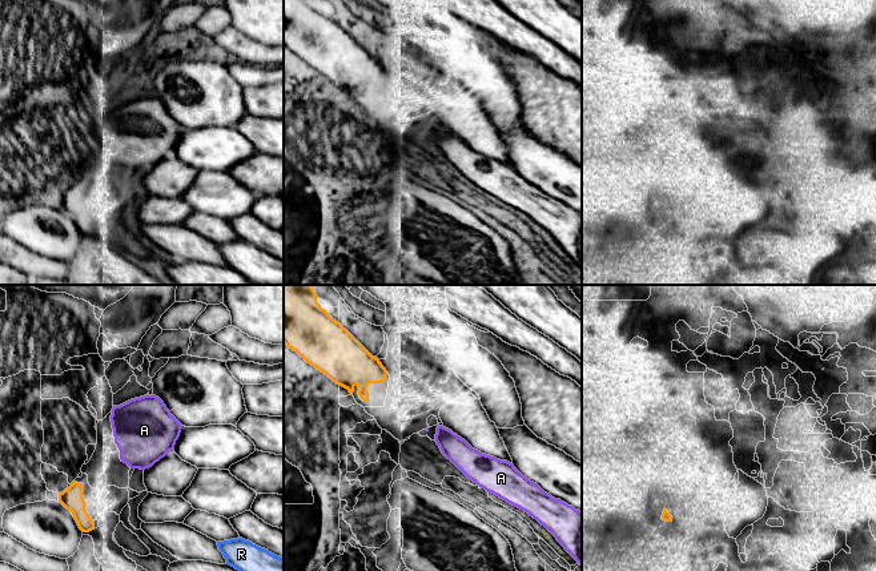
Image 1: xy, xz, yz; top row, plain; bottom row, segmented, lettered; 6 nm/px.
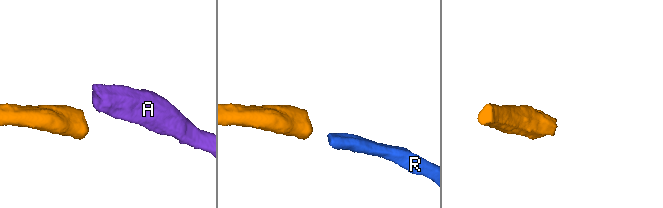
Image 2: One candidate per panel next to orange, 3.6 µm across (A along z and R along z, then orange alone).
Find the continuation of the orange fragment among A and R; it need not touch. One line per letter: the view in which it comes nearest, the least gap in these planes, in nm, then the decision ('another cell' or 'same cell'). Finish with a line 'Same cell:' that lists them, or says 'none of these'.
A: xy | 280 nm | another cell
R: xy | 750 nm | another cell
Same cell: none of these

